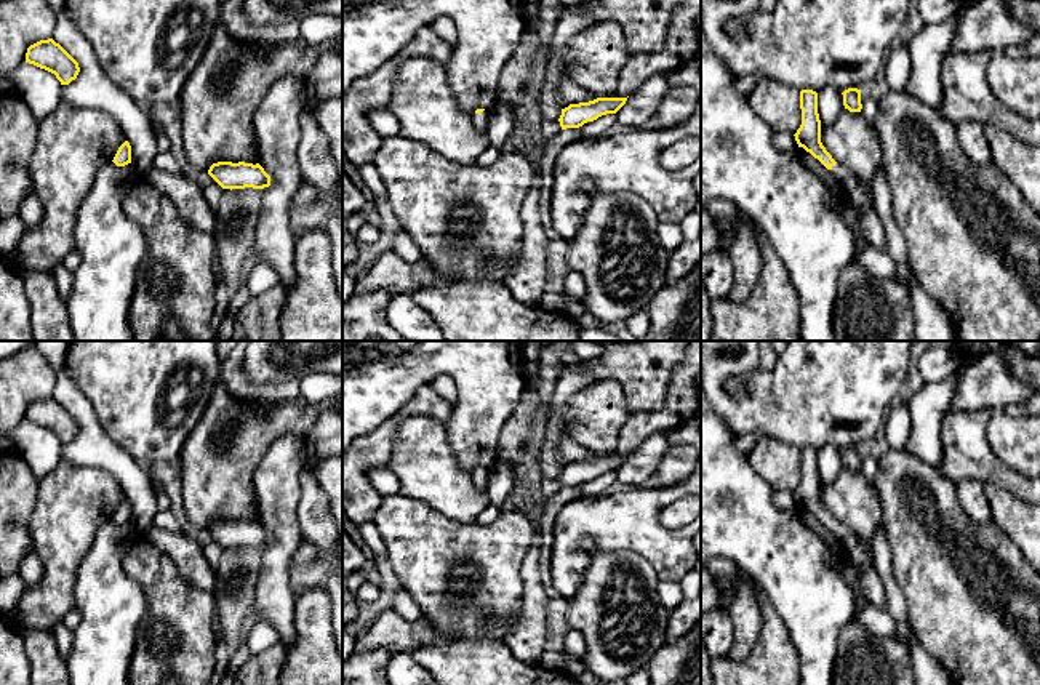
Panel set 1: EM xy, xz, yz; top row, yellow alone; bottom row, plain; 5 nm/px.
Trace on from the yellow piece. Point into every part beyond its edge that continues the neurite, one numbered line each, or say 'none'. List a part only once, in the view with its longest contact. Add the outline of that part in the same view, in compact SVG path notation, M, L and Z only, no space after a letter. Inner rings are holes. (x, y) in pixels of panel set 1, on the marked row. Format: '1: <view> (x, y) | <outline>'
1: xz (480, 120) | M483 110L480 114L472 114L474 123L480 131L486 133L488 120L490 120L490 110Z

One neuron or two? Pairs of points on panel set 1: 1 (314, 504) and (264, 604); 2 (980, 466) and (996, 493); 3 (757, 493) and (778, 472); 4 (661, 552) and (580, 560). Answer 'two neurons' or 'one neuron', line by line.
1: two neurons
2: two neurons
3: two neurons
4: one neuron

